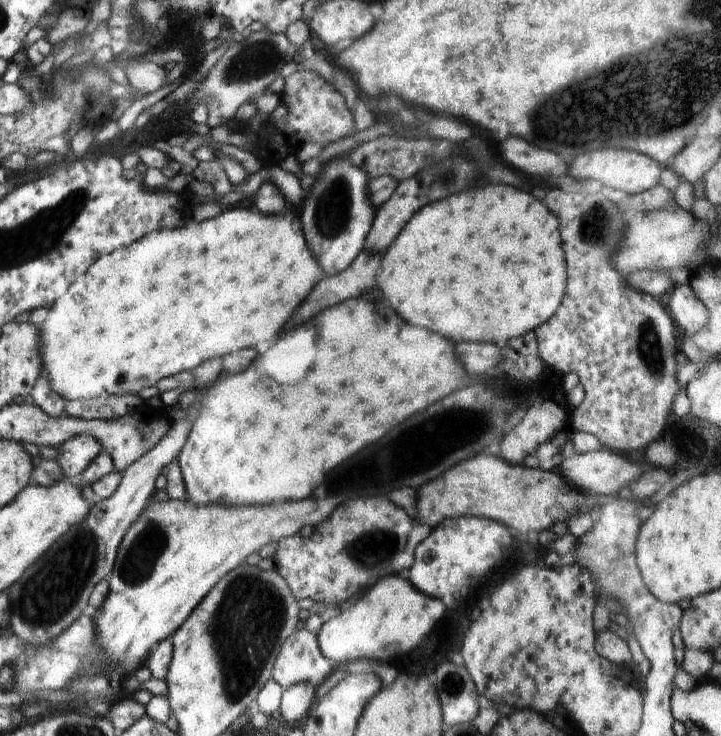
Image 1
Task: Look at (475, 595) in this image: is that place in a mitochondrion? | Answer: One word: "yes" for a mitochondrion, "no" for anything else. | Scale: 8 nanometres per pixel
no

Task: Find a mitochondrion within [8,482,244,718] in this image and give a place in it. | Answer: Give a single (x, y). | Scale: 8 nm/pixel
(73, 564)

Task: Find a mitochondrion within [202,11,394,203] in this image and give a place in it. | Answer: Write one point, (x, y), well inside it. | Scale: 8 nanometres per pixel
(258, 57)

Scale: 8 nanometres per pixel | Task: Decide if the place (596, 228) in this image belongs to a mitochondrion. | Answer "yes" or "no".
yes

